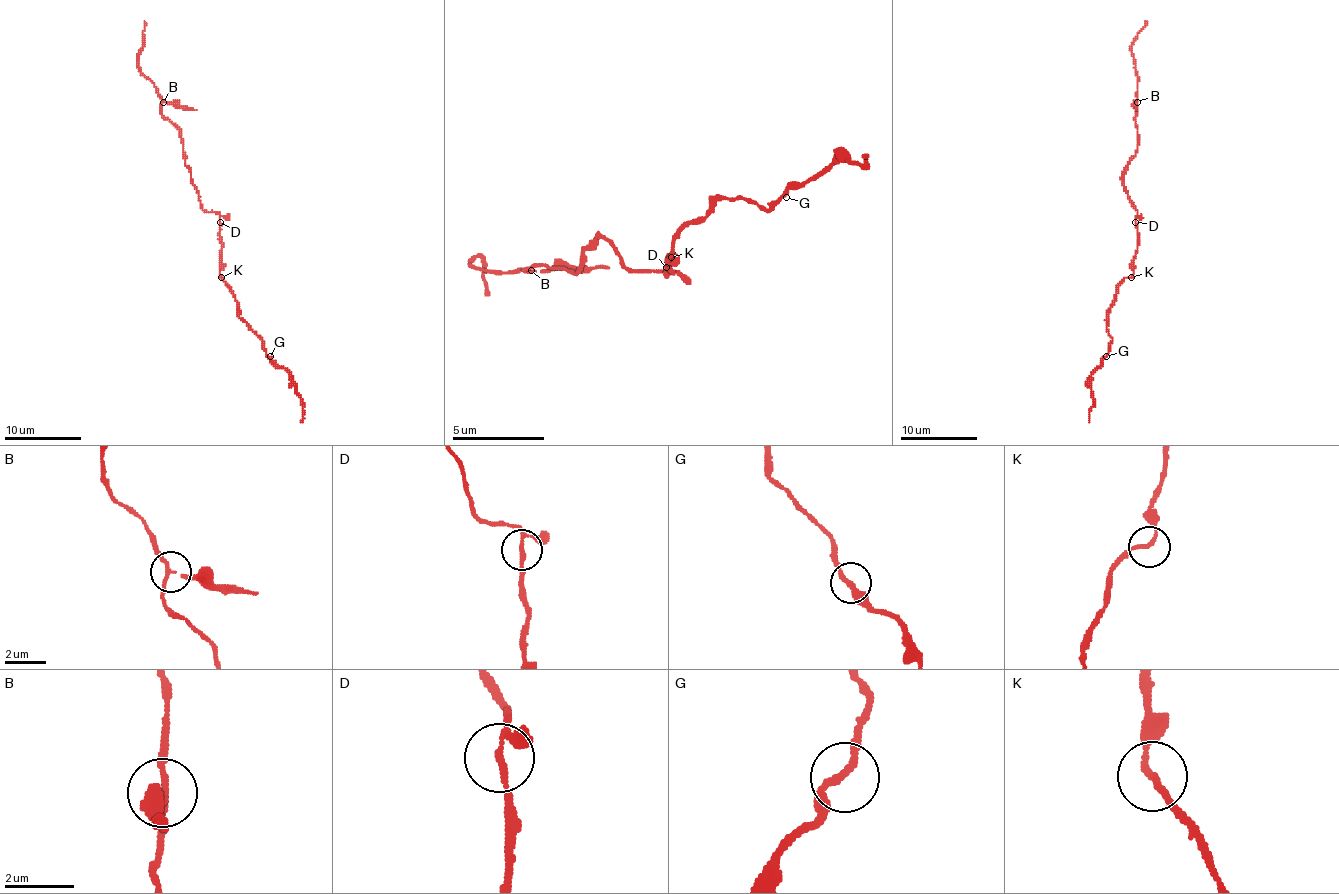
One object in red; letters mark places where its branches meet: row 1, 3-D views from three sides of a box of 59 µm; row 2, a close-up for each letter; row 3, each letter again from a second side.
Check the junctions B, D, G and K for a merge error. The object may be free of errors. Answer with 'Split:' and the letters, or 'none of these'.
Split: B

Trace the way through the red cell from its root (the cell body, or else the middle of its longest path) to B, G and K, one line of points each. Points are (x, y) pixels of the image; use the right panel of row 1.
B: (1135, 222), (1137, 212), (1124, 185), (1124, 169), (1137, 148), (1137, 102)
G: (1135, 222), (1137, 252), (1133, 274), (1116, 289), (1106, 322), (1106, 331), (1112, 339), (1106, 356)
K: (1135, 222), (1137, 252), (1131, 277)

